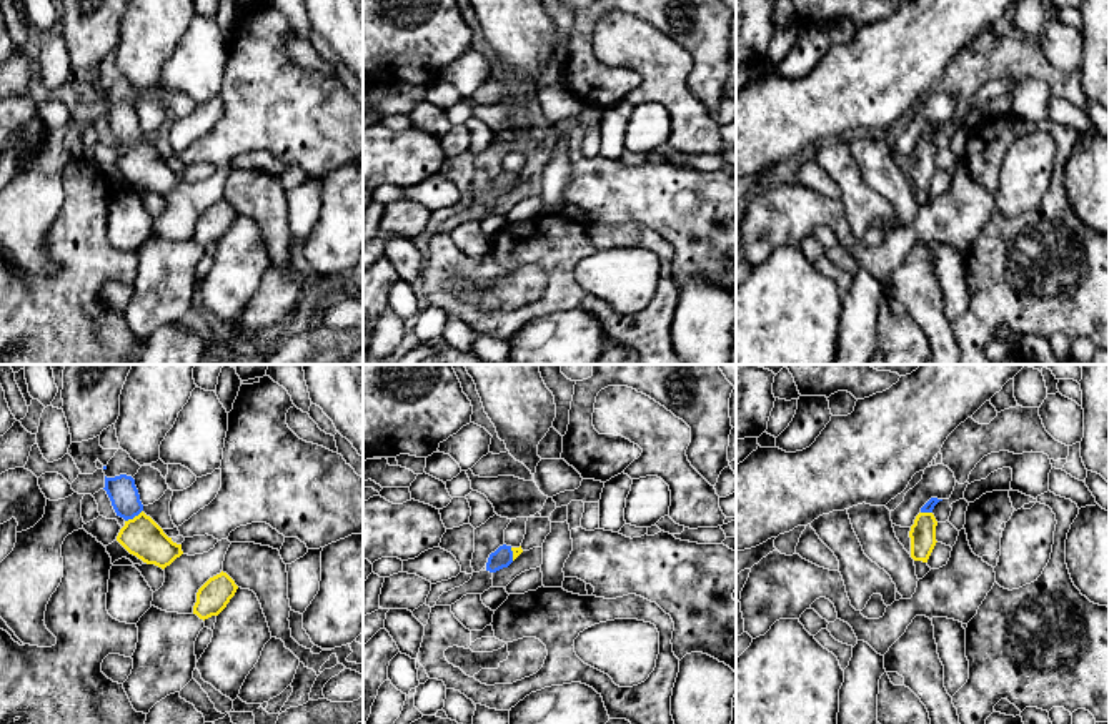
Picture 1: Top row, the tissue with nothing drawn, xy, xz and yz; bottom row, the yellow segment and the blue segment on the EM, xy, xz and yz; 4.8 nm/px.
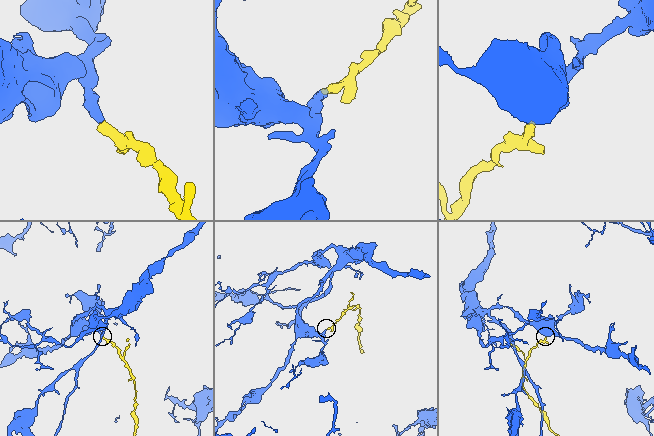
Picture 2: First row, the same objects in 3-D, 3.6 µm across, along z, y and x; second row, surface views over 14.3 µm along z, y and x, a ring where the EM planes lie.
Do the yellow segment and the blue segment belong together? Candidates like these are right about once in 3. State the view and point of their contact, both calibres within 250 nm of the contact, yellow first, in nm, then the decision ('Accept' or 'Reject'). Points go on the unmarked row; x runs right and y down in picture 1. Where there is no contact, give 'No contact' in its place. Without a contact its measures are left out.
Touches yellow at xy (135, 143). Thickness 190 nm (yellow) against 140 nm. Accept

